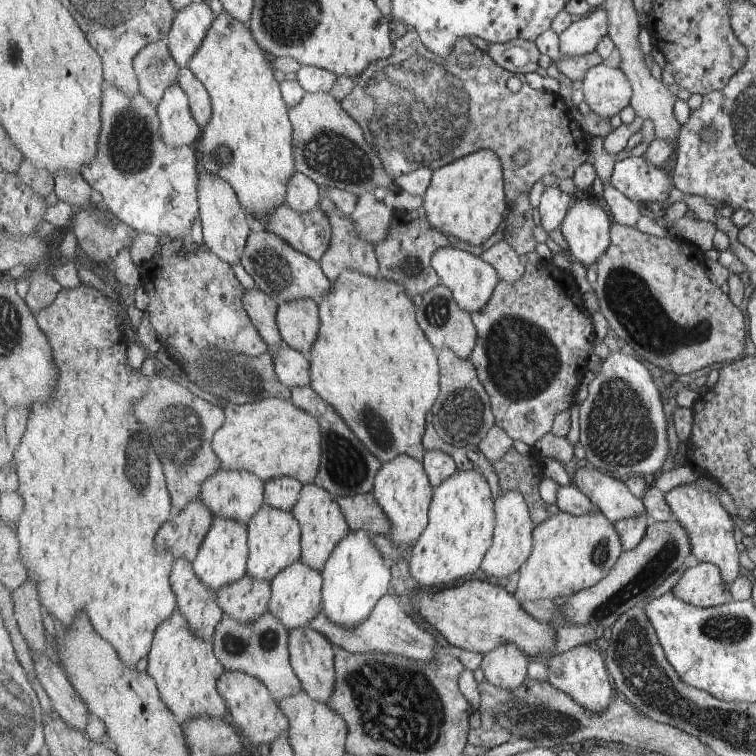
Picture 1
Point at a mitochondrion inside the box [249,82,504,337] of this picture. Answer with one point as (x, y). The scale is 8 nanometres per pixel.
(325, 155)

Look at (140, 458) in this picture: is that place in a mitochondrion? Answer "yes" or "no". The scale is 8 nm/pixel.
yes

